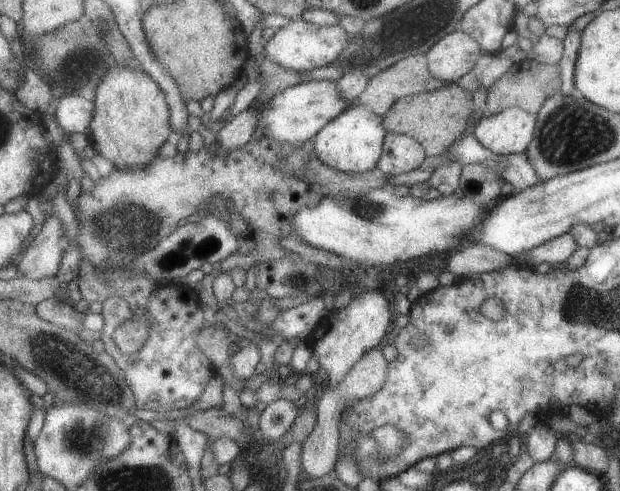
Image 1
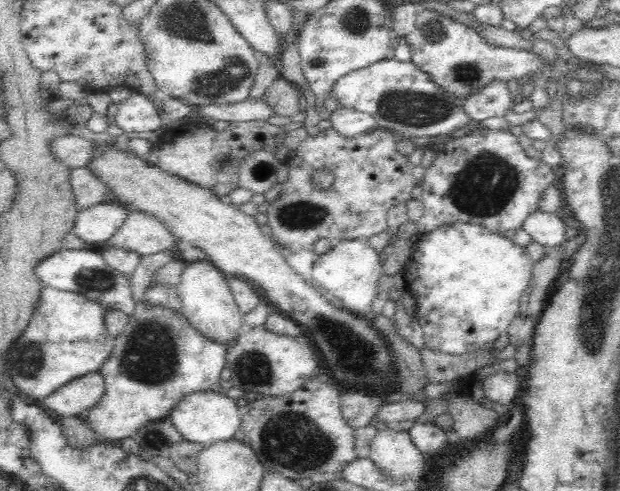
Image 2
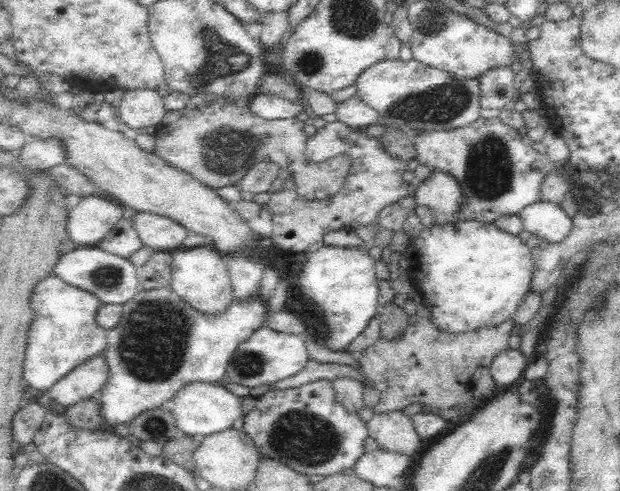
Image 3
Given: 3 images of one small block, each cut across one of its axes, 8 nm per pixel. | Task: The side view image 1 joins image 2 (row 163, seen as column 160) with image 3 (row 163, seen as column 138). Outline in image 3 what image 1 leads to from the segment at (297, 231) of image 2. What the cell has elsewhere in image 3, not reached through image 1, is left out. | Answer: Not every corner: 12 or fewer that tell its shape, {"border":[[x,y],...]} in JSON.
{"border":[[339,120],[308,138],[315,163],[350,153],[344,186],[271,193],[271,241],[306,252],[329,232],[374,225],[413,192],[408,162]]}

